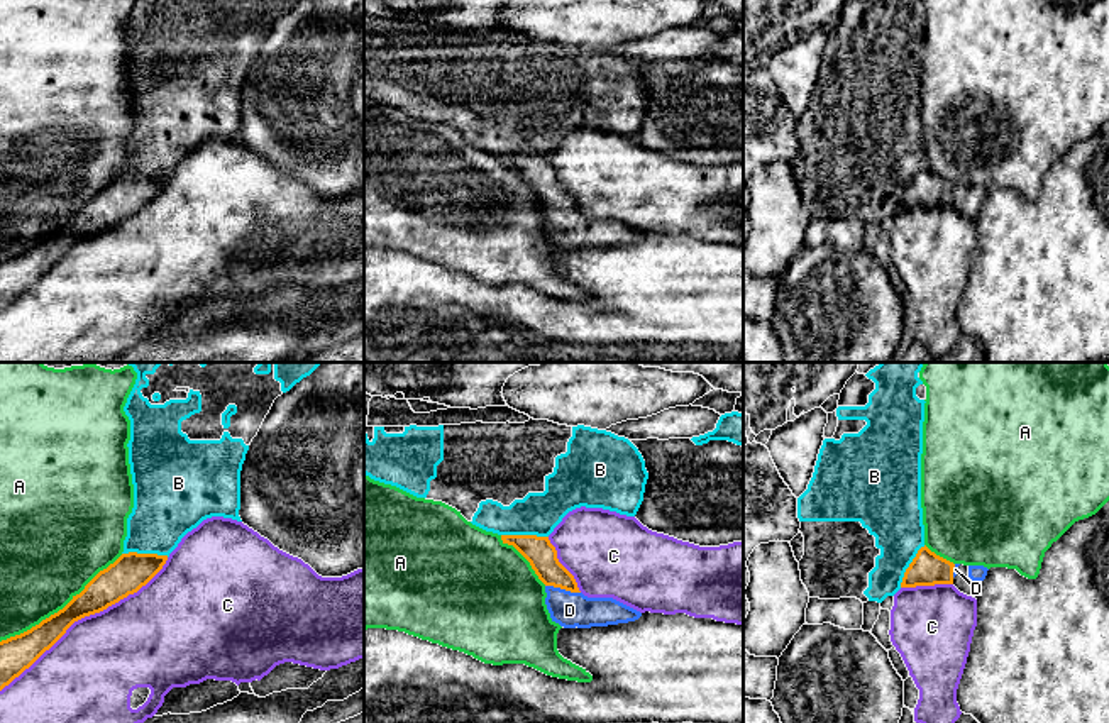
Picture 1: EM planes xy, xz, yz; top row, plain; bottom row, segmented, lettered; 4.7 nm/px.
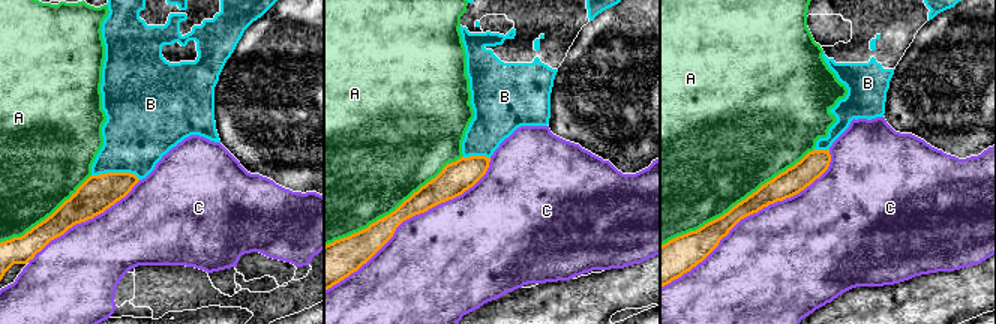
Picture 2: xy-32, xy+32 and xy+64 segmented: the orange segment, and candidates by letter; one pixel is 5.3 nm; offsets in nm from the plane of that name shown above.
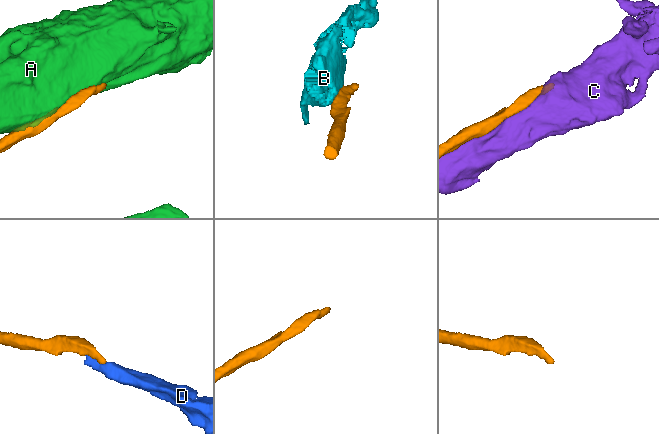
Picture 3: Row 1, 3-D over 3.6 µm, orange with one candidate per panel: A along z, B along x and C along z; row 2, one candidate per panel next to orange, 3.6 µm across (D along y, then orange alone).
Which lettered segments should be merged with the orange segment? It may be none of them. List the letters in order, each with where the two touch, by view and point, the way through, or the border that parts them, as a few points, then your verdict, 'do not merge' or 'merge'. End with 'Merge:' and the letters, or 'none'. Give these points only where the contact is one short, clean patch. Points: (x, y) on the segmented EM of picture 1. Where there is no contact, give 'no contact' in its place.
A: meets orange in xy at (63, 608); do not merge
B: meets orange in xz at (525, 535); border along xz (502, 534), (547, 537); do not merge
C: meets orange in xy at (85, 615); do not merge
D: meets orange in xz at (562, 588); runs through xz (542, 556), (546, 566), (562, 588), (569, 610); merge
Merge: D

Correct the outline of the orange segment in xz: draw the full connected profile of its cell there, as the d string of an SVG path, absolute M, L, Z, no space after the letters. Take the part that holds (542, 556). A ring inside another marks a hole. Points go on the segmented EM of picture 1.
M501 535L503 544L513 545L545 584L545 604L552 621L564 628L591 628L635 621L640 611L613 599L584 596L574 576L559 562L549 537Z

